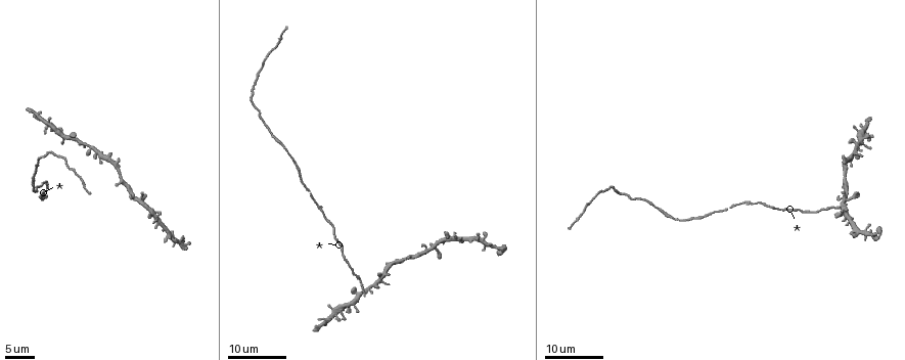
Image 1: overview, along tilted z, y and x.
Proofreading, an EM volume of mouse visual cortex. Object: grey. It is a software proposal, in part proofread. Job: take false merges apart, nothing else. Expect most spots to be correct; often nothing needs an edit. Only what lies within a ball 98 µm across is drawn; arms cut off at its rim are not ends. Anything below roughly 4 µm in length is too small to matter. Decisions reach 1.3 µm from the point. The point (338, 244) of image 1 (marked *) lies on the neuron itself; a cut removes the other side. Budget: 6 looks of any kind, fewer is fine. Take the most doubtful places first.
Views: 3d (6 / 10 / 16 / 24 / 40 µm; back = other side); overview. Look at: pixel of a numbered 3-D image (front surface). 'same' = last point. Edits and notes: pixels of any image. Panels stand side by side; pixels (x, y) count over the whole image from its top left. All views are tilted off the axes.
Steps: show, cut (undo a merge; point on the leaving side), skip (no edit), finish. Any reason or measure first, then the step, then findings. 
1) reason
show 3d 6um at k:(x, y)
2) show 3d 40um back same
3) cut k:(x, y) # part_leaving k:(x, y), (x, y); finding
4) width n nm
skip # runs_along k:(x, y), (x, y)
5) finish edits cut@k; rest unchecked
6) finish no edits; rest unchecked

three-way junction
show 3d 16um at 1:(856, 149)

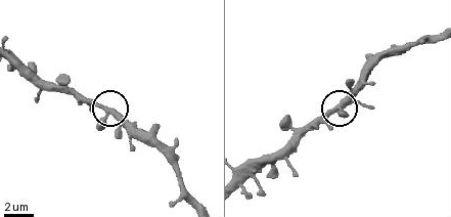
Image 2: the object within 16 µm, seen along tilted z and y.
show 3d 6um at 2:(334, 112)

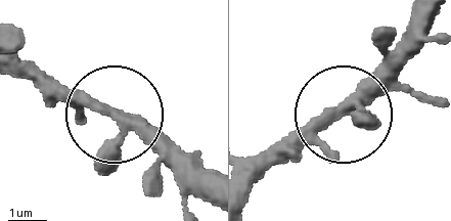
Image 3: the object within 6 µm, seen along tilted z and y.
width 280 nm
skip # continuous, no second neuron

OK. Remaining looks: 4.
looks like a crossing
show 3d 24um at 1:(437, 249)

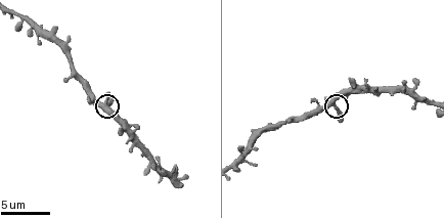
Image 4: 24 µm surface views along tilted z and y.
show 3d 10um at 4:(334, 102)

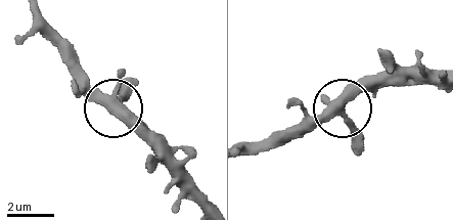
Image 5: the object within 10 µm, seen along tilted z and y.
show 3d 10um back at 5:(341, 111)

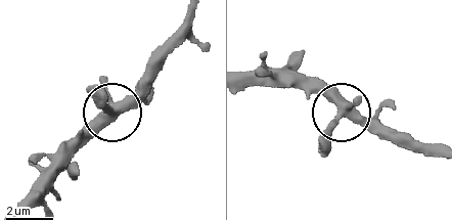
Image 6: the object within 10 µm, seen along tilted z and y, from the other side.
width 380 nm
skip # all the same neuron

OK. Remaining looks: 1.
finish no edits; rest unchecked

